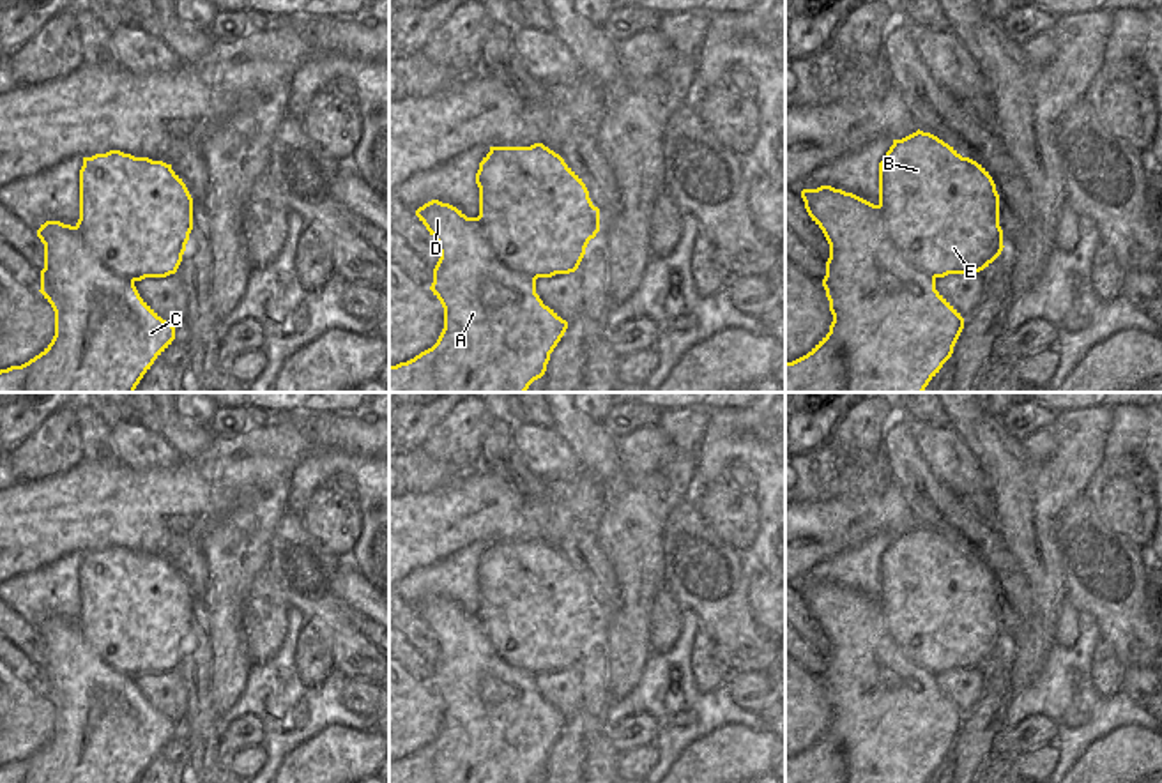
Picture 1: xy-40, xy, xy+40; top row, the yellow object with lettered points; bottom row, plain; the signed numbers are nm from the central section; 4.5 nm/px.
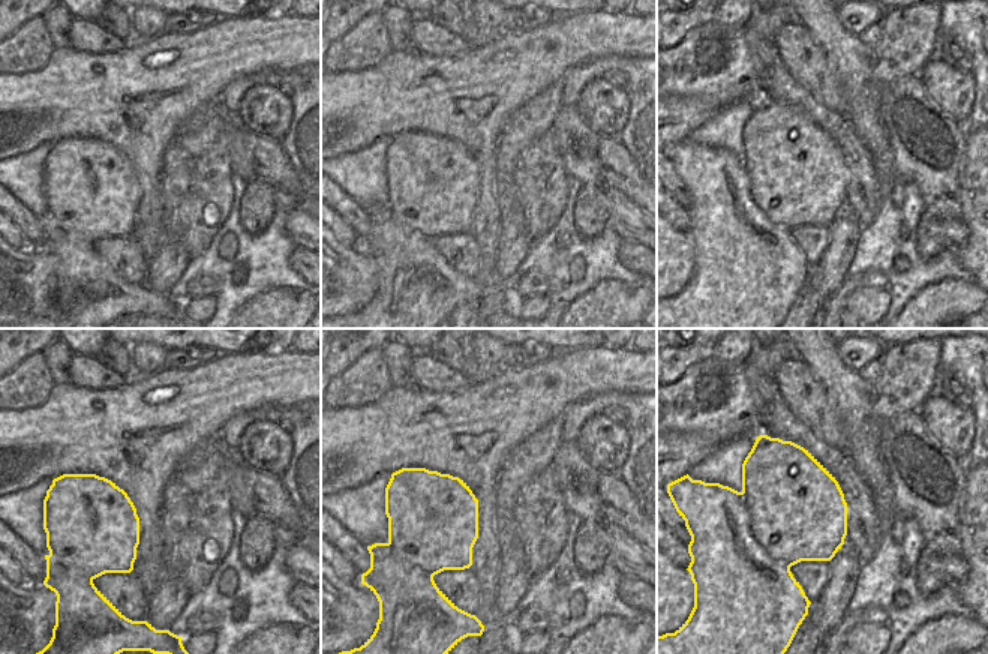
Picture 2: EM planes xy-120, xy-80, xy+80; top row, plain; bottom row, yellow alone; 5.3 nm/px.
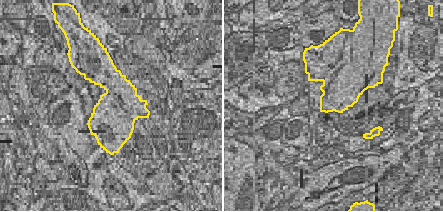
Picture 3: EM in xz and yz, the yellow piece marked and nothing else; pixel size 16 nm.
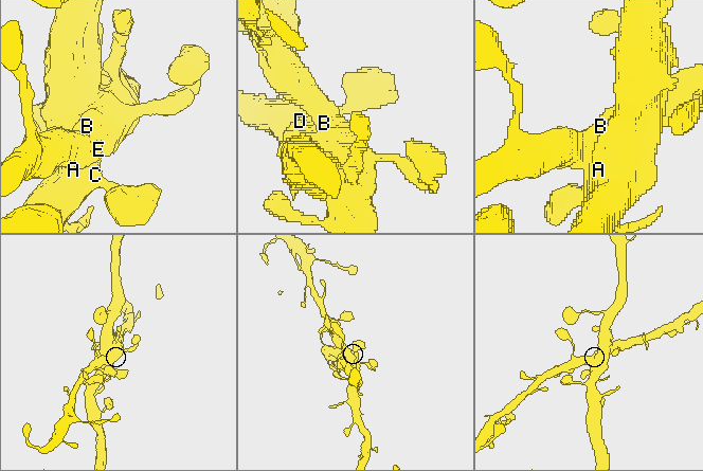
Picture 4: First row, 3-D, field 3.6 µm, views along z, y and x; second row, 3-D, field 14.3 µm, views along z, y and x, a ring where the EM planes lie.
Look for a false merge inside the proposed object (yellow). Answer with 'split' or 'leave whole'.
split

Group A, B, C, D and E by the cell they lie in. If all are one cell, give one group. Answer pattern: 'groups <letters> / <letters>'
groups A C D / B E

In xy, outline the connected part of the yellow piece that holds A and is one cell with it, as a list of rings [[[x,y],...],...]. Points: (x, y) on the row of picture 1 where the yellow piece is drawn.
[[[439,200],[416,216],[440,251],[430,290],[444,308],[444,329],[432,348],[389,366],[389,392],[525,392],[545,375],[568,322],[543,304],[534,279],[501,262],[476,217]]]

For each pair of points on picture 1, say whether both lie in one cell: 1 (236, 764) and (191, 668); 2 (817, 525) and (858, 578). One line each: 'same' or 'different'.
1: different
2: different

